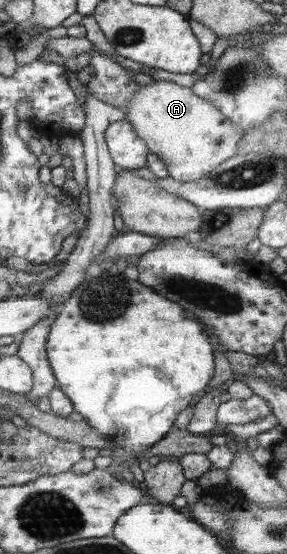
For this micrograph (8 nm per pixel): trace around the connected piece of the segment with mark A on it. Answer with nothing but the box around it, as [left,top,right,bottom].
[124,80,245,182]

